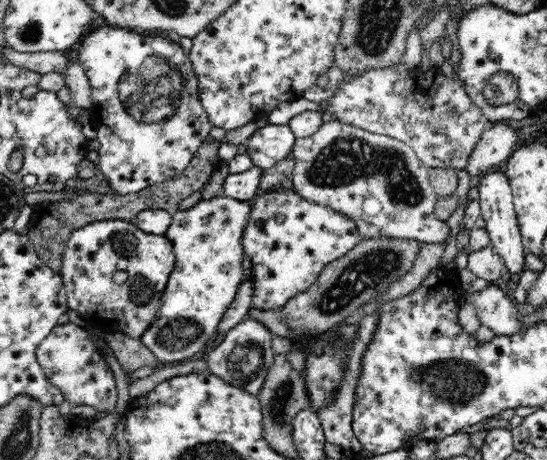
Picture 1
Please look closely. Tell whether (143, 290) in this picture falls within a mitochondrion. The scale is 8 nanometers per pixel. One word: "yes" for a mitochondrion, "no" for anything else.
yes

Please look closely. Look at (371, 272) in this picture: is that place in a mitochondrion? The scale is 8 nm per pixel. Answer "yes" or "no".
yes

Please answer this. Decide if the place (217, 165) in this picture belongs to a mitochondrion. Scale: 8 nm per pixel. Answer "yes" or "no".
no

